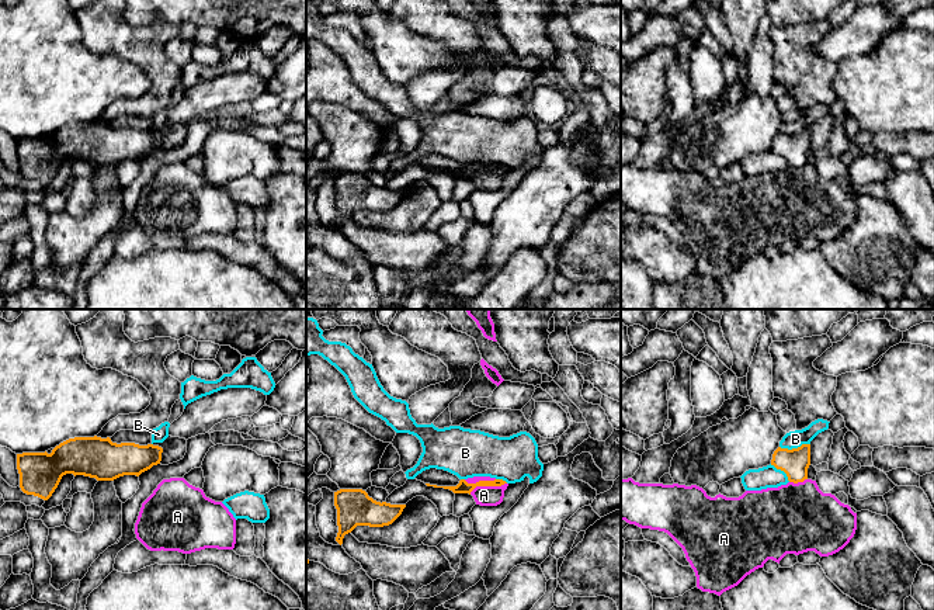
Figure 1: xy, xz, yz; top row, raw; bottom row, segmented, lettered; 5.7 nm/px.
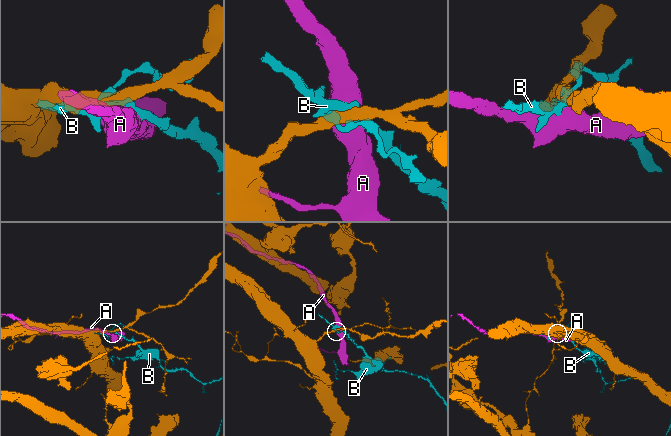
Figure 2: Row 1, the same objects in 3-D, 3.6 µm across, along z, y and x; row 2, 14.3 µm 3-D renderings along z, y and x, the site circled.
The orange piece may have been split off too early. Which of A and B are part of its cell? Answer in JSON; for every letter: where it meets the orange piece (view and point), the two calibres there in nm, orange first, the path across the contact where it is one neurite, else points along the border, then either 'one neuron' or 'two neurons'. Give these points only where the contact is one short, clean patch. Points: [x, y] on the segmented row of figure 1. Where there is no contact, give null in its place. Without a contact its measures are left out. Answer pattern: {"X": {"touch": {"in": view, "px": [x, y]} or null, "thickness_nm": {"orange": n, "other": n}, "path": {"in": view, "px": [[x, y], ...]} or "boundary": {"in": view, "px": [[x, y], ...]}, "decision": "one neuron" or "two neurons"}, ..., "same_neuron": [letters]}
{"A": {"touch": {"in": "xz", "px": [485, 485]}, "thickness_nm": {"orange": 70, "other": 110}, "boundary": {"in": "xz", "px": [[464, 479], [476, 485], [503, 485], [506, 482]]}, "decision": "two neurons"}, "B": {"touch": {"in": "yz", "px": [794, 449]}, "thickness_nm": {"orange": 160, "other": 100}, "decision": "two neurons"}, "same_neuron": []}

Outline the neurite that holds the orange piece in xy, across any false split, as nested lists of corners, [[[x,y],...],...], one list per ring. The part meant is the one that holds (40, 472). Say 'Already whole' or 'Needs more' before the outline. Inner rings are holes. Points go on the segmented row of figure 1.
Already whole. [[[74,437],[56,446],[51,454],[17,454],[20,488],[27,495],[48,500],[66,474],[97,481],[136,475],[160,464],[163,448],[135,443],[112,443],[110,437]]]

